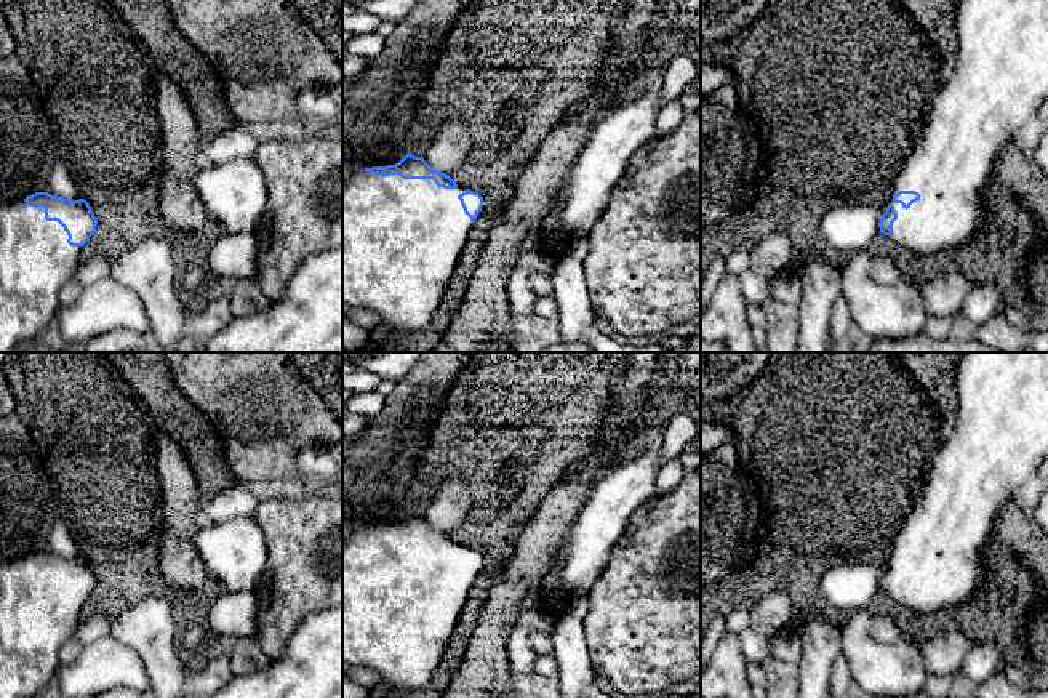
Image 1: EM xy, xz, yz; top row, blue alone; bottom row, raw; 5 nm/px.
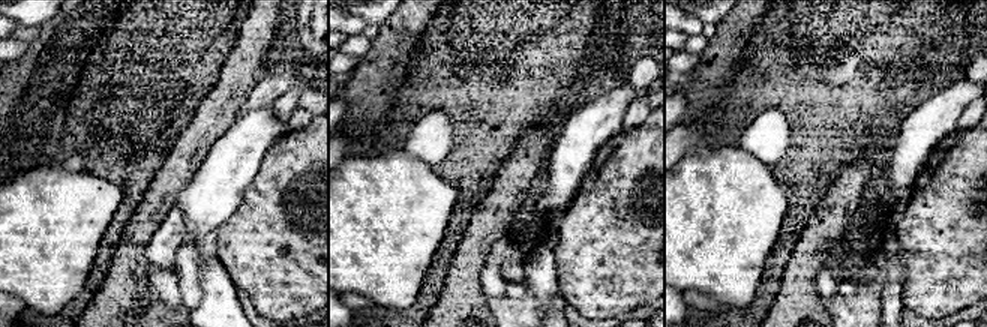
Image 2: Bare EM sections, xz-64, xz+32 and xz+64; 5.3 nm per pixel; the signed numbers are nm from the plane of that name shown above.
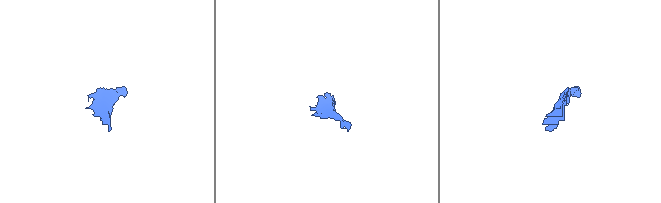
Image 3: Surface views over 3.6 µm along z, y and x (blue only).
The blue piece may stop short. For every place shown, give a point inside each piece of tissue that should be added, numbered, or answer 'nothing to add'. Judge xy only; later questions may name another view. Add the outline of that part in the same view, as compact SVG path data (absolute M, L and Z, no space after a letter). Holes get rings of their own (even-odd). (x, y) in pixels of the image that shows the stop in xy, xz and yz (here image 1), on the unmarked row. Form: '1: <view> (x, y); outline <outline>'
1: xy (36, 618); outline M24 557L0 564L0 698L35 698L56 677L59 648L80 624L82 605L69 604L64 586L58 580L46 580L45 567L29 565Z

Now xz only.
1: xz (402, 597); outline M365 528L347 533L342 538L342 664L373 669L382 682L397 688L418 688L429 682L472 586L458 557L462 551L462 544L443 548L434 538L376 535Z

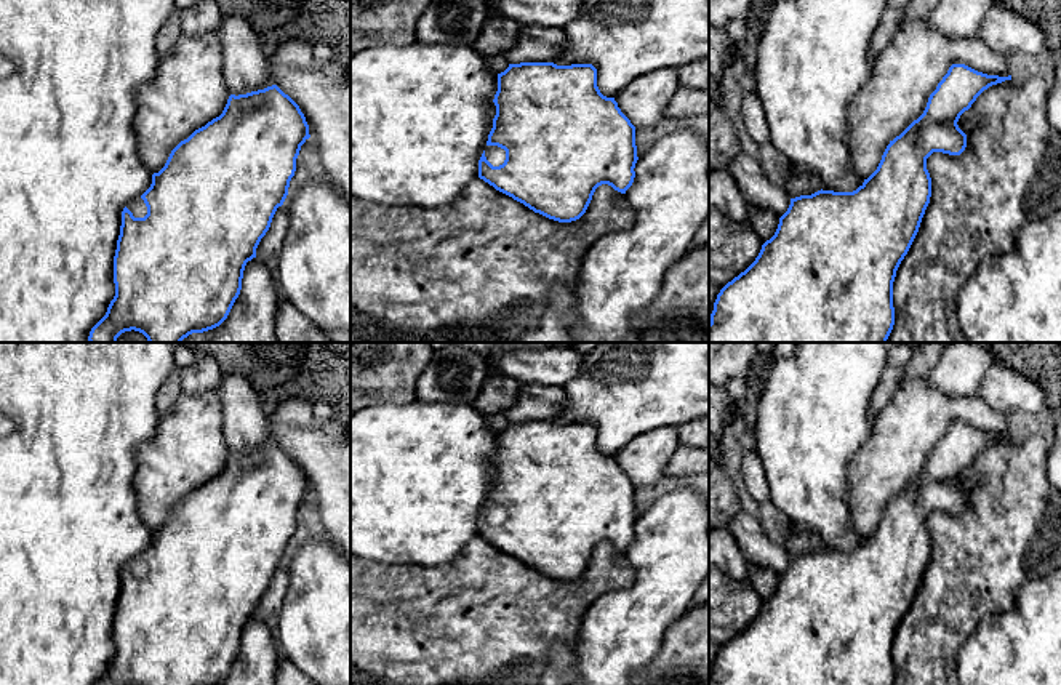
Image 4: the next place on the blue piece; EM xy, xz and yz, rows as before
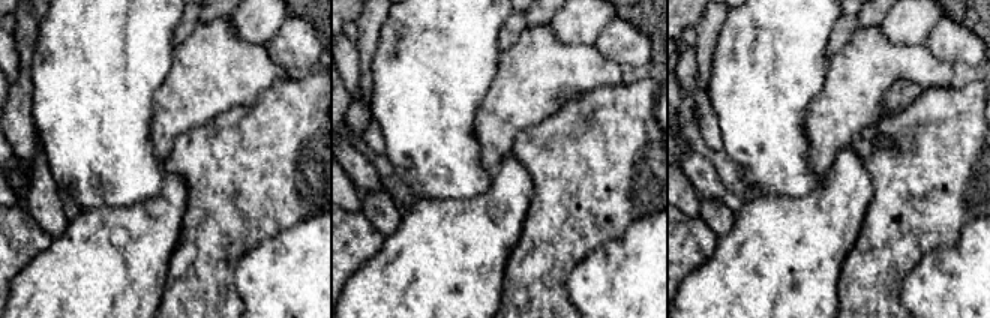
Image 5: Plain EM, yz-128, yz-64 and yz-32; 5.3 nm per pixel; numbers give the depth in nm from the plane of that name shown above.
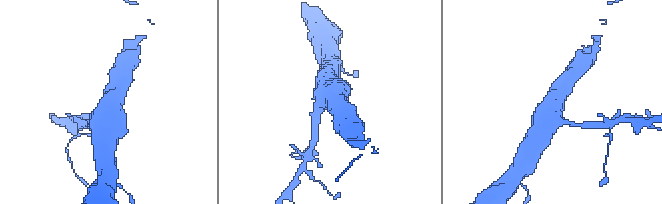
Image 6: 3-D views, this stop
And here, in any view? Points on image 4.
1: xz (496, 514); outline M486 504L485 515L493 525L499 525L506 519L506 509L498 504Z

